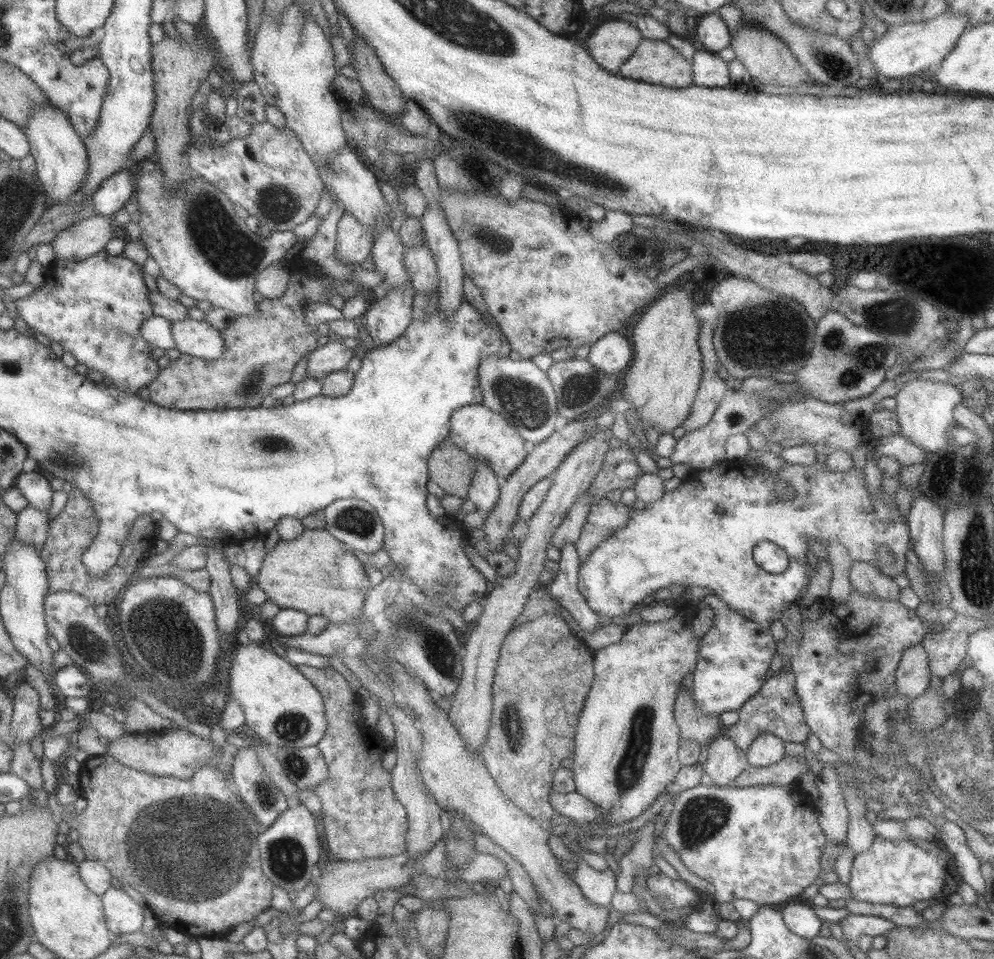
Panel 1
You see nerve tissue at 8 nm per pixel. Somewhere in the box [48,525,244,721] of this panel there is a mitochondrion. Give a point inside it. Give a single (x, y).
(165, 639)

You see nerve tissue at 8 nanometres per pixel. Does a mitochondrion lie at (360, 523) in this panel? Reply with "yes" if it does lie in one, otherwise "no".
yes

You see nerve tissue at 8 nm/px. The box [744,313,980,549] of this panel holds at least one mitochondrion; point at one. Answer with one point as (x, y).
(870, 355)

